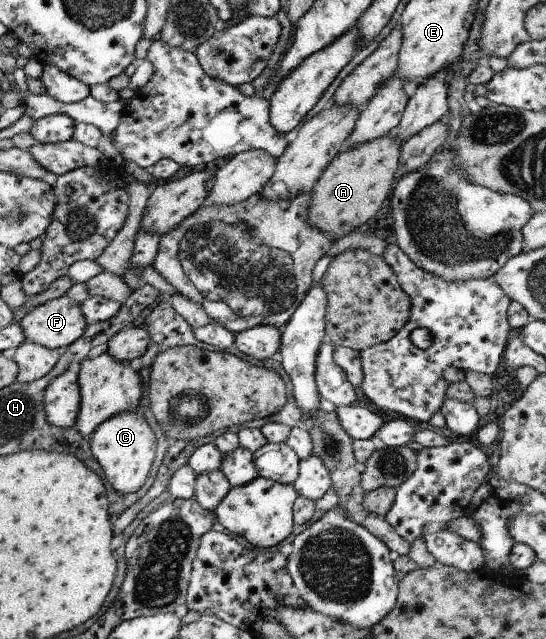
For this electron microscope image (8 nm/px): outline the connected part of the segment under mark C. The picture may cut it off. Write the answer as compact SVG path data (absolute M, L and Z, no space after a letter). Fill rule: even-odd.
M134 411L126 412L112 416L96 426L90 435L88 450L96 460L104 476L104 482L110 484L109 487L114 488L116 494L128 494L128 492L136 492L144 484L151 470L155 456L155 437L141 417L136 417Z

